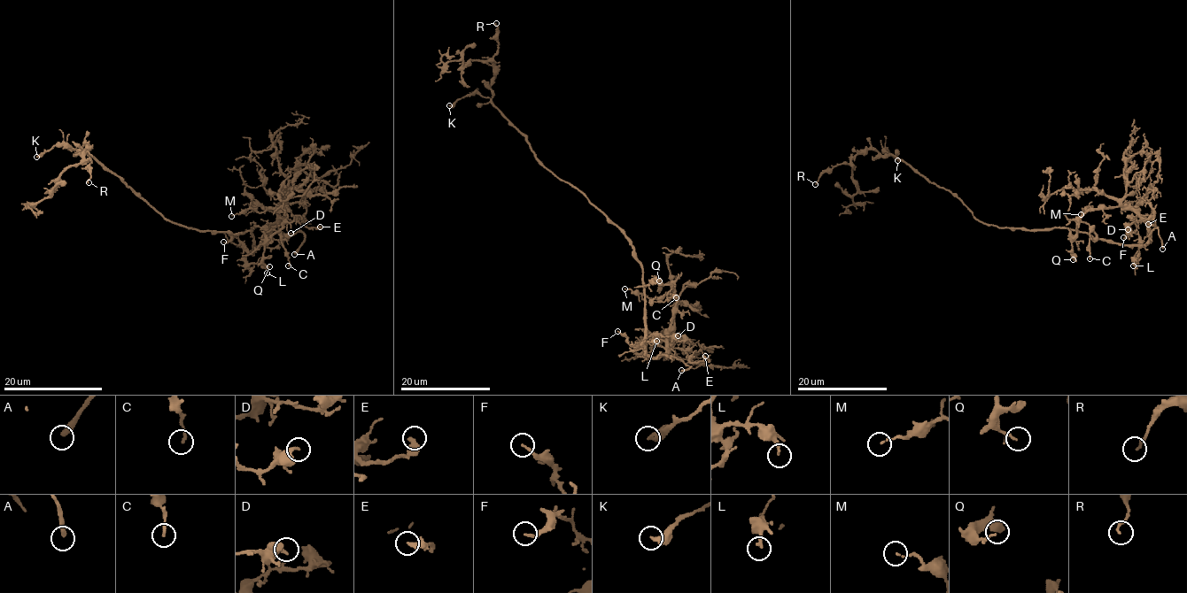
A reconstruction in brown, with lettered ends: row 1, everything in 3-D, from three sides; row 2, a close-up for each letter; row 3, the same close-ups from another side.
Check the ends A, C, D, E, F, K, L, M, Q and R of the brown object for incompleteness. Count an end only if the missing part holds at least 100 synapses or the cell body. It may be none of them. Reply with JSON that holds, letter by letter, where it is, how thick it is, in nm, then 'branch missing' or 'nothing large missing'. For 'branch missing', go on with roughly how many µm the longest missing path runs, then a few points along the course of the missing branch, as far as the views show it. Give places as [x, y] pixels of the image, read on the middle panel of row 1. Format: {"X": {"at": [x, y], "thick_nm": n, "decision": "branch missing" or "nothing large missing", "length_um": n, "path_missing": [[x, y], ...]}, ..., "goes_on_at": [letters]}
{"A": {"at": [681, 370], "thick_nm": 320, "decision": "branch missing", "length_um": 40}, "C": {"at": [676, 297], "thick_nm": 140, "decision": "nothing large missing"}, "D": {"at": [678, 335], "thick_nm": 400, "decision": "nothing large missing"}, "E": {"at": [705, 356], "thick_nm": 380, "decision": "nothing large missing"}, "F": {"at": [617, 331], "thick_nm": 160, "decision": "nothing large missing"}, "K": {"at": [449, 105], "thick_nm": 320, "decision": "nothing large missing"}, "L": {"at": [656, 341], "thick_nm": 190, "decision": "nothing large missing"}, "M": {"at": [624, 288], "thick_nm": 100, "decision": "nothing large missing"}, "Q": {"at": [659, 281], "thick_nm": 110, "decision": "nothing large missing"}, "R": {"at": [496, 23], "thick_nm": 150, "decision": "nothing large missing"}, "goes_on_at": ["A"]}

